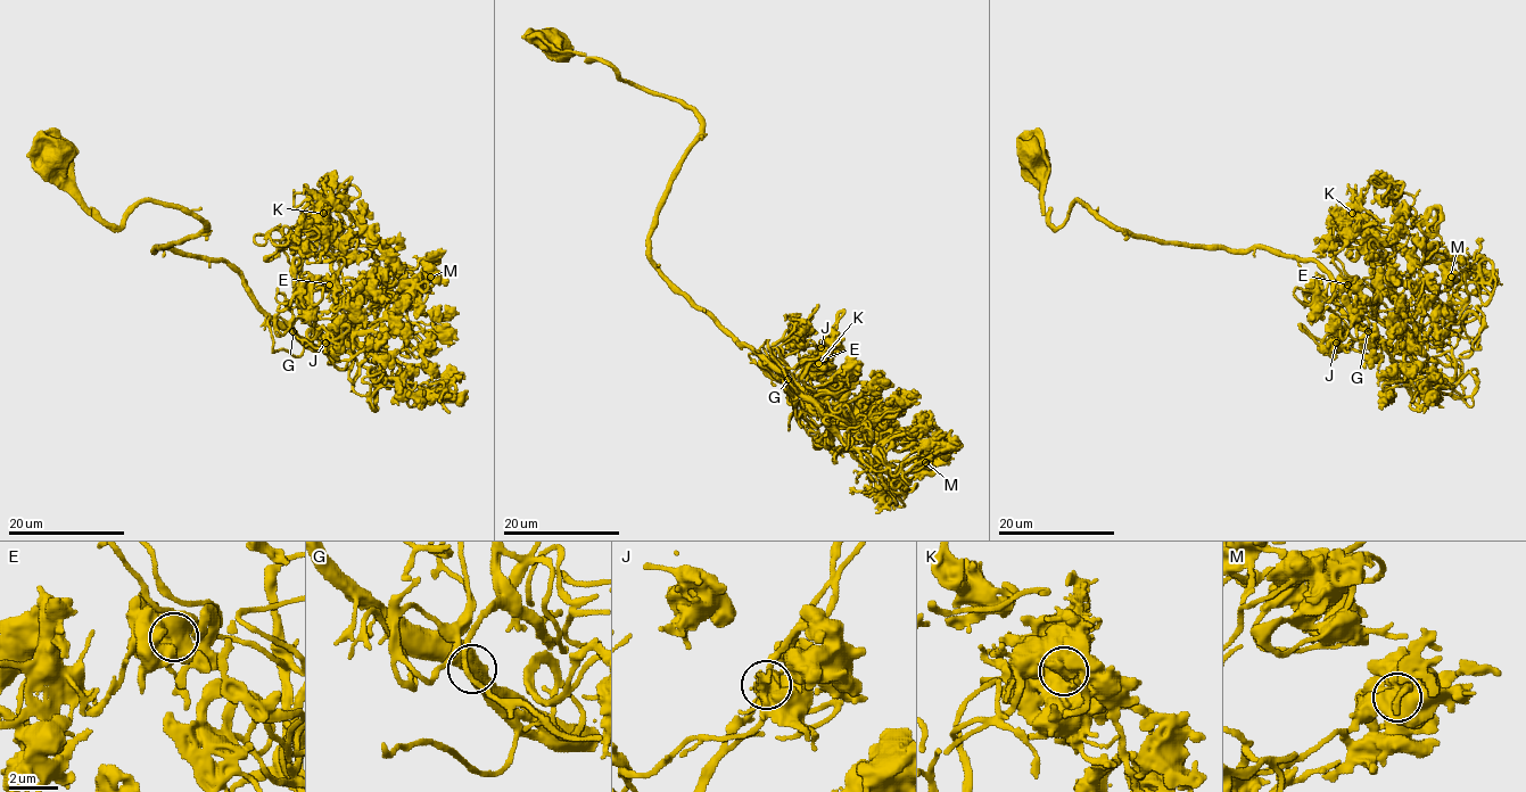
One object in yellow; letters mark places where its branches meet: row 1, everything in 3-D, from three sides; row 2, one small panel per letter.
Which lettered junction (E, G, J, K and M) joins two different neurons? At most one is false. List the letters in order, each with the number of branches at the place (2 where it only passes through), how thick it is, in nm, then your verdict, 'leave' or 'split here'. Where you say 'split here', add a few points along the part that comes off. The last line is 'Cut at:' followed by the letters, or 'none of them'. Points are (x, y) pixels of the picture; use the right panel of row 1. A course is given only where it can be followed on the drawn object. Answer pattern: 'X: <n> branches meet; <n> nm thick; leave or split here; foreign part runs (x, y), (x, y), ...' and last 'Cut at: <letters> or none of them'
E: 2 branches meet; 950 nm thick; leave
G: 2 branches meet; 650 nm thick; leave
J: 2 branches meet; 650 nm thick; leave
K: 2 branches meet; 950 nm thick; split here; foreign part runs (1352, 213), (1345, 224), (1346, 244), (1330, 262)
M: 2 branches meet; 850 nm thick; leave
Cut at: K

